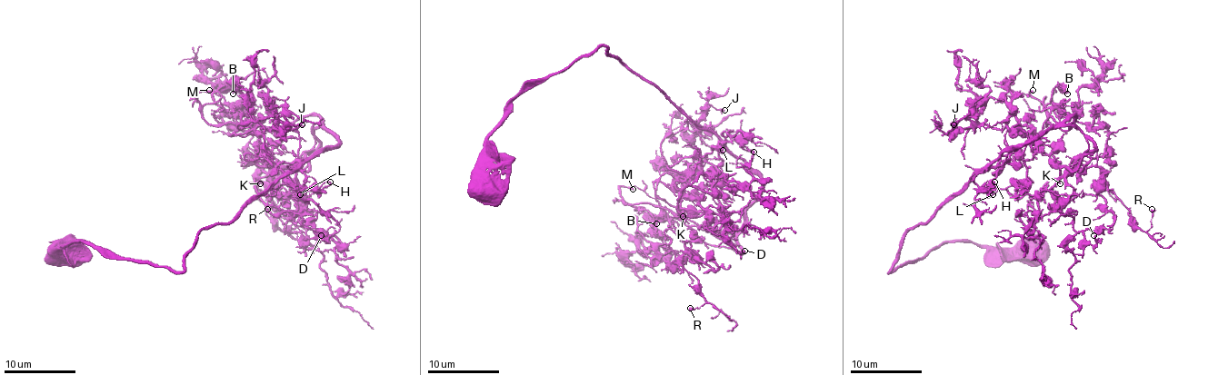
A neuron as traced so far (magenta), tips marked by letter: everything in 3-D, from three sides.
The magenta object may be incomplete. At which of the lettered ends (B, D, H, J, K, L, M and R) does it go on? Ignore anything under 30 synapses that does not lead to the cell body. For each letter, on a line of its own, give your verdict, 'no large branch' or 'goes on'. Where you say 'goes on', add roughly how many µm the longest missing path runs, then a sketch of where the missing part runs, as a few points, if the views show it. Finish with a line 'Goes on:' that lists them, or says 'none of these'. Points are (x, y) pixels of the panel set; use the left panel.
B: no large branch
D: no large branch
H: no large branch
J: no large branch
K: no large branch
L: no large branch
M: goes on; missing 35 µm
R: no large branch
Goes on: M

